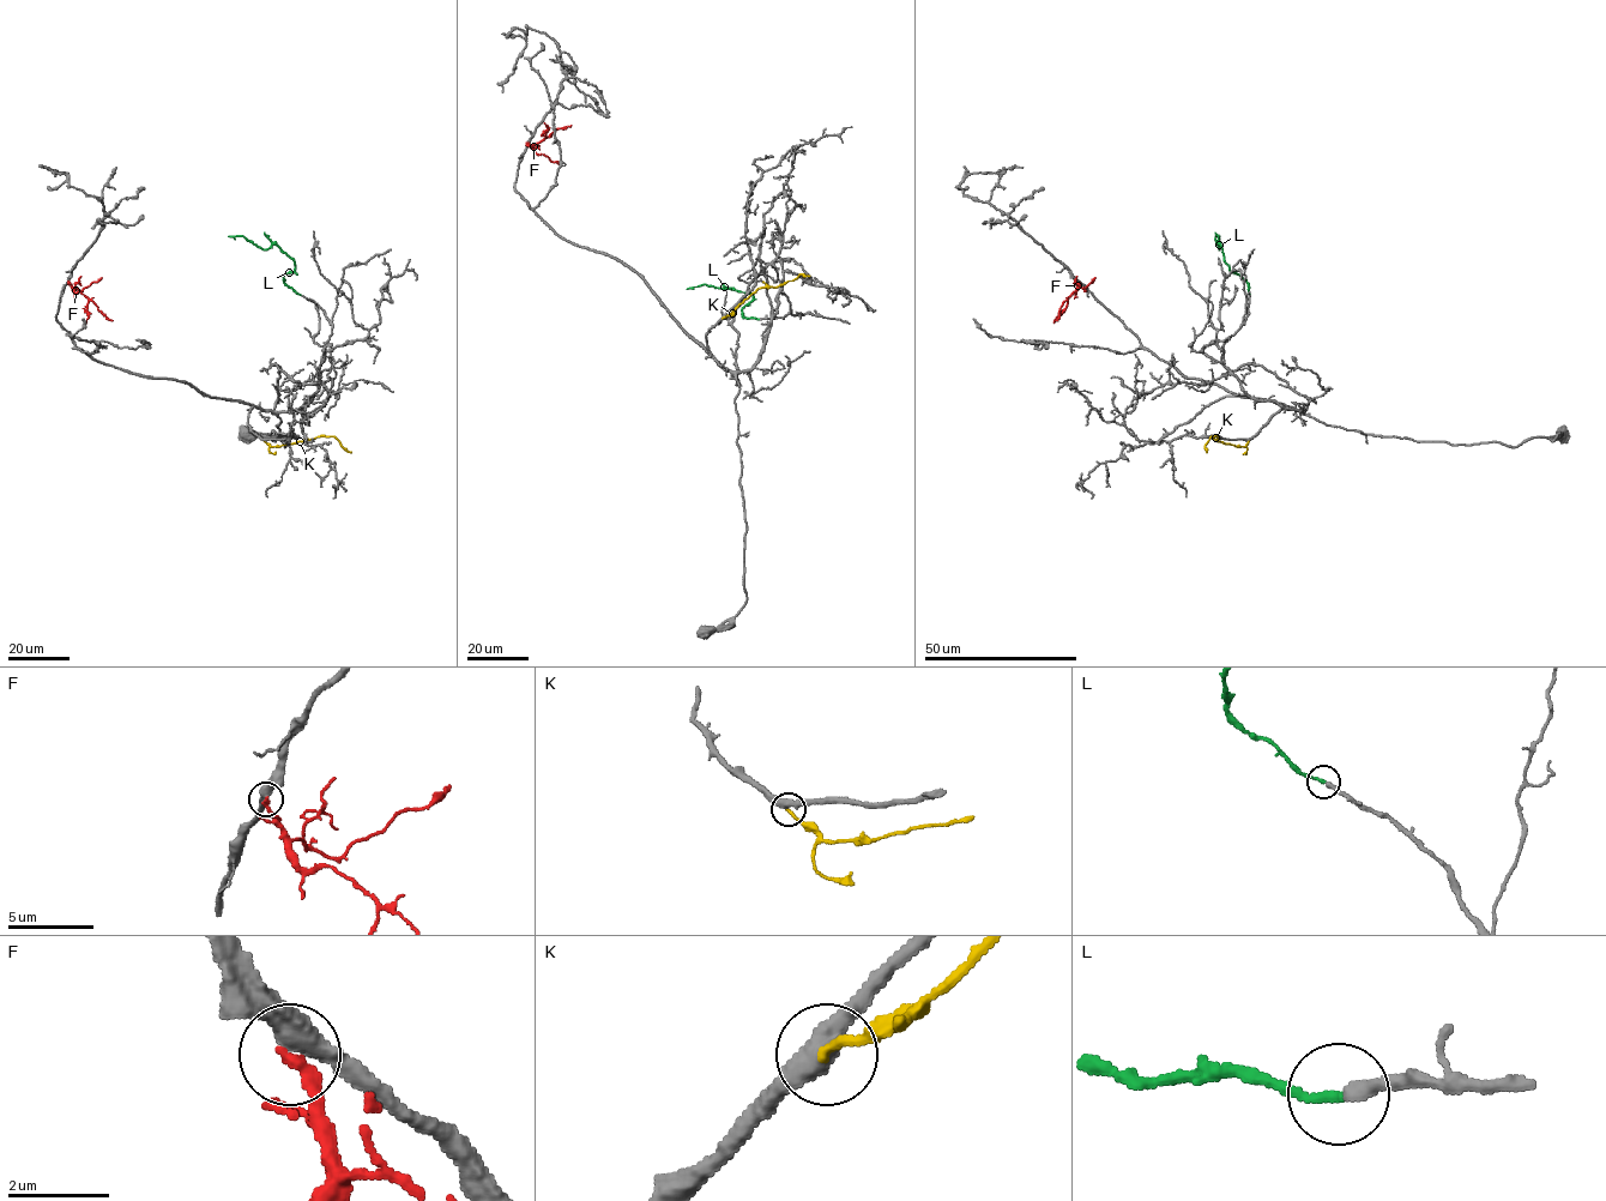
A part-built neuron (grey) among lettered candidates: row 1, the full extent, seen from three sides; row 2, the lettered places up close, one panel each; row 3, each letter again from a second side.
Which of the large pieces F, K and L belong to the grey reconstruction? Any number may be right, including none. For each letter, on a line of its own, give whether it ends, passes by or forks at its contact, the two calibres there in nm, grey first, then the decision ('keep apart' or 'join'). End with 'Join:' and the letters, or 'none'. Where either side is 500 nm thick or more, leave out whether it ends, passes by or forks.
F: it ends | 480/280 nm | keep apart
K: it ends | 460/180 nm | keep apart
L: it ends | 280/190 nm | join
Join: L

